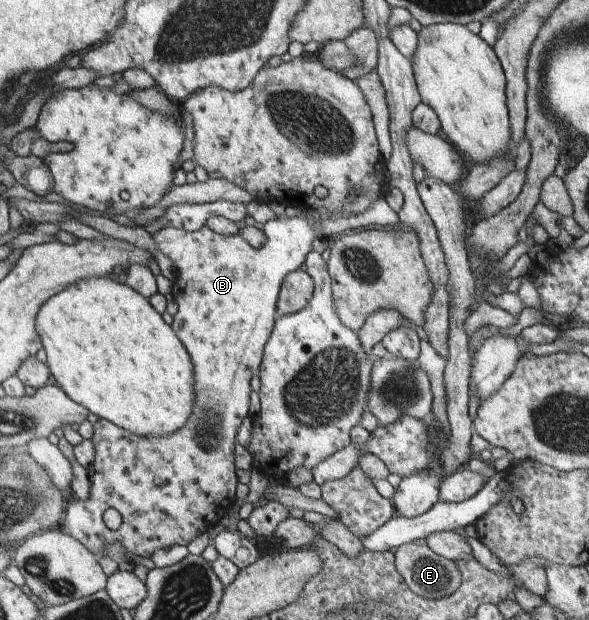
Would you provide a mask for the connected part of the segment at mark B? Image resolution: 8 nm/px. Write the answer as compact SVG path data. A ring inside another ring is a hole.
M64 205L72 216L76 220L80 220L82 223L89 225L90 227L104 233L104 235L110 238L116 238L126 243L131 243L136 245L136 247L141 247L147 249L149 252L160 251L164 253L167 257L172 259L175 266L175 279L172 281L172 291L174 293L179 293L176 295L176 305L178 305L178 312L173 316L172 329L183 341L183 344L187 346L188 353L191 354L192 365L195 365L195 392L196 401L194 401L194 407L192 407L192 416L188 417L188 421L184 423L182 429L178 429L176 433L172 435L164 435L164 437L140 437L126 429L122 429L118 425L104 419L99 418L94 424L94 436L93 443L96 447L96 459L92 463L91 467L87 469L89 473L90 481L90 495L86 501L82 499L75 498L69 502L67 516L64 517L64 525L61 525L61 530L67 532L68 535L76 538L76 541L80 541L82 545L87 546L88 549L92 549L92 553L100 553L100 556L106 556L106 545L110 543L122 543L124 549L126 549L126 557L124 559L131 561L132 557L146 557L150 558L150 555L156 551L156 549L166 549L172 547L173 545L186 546L190 541L195 540L196 537L200 536L200 533L204 533L208 529L208 521L206 519L216 519L216 523L220 523L221 517L228 512L230 506L235 503L237 497L237 485L238 477L236 476L236 465L234 465L234 445L236 445L236 435L238 429L246 415L248 415L248 407L250 407L250 379L254 375L260 373L260 365L263 363L263 353L266 348L267 341L270 339L271 334L274 332L275 321L278 319L278 299L279 292L282 288L283 281L292 272L302 267L302 263L306 262L308 253L313 251L312 243L317 236L322 237L314 231L312 223L310 223L309 216L313 214L310 210L303 210L302 215L298 217L278 217L267 221L264 224L264 233L267 235L266 243L264 247L259 247L256 249L251 246L244 237L237 234L233 235L220 235L216 233L213 229L208 229L207 225L202 225L199 230L194 230L193 232L184 231L184 229L174 229L173 227L165 227L156 232L148 233L144 226L135 225L133 227L128 227L120 225L114 222L110 217L102 217L102 215L92 215L92 213L84 213L80 209L74 209L72 205ZM110 507L116 509L122 516L122 524L120 529L111 530L109 529L104 521L102 520L102 515L104 515L106 509Z

